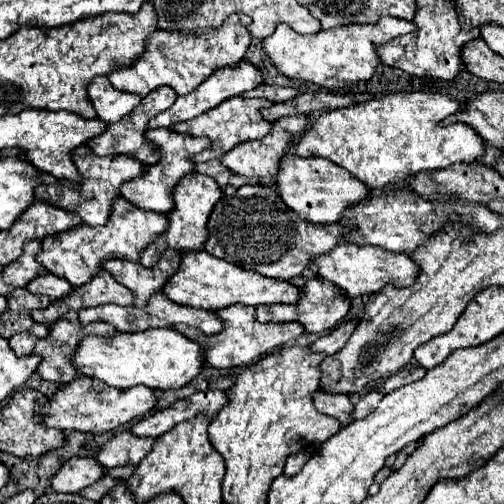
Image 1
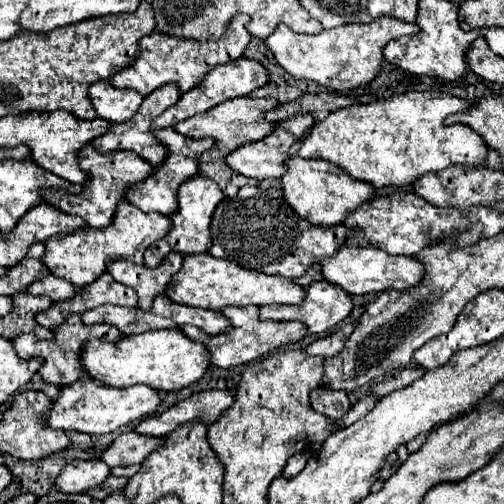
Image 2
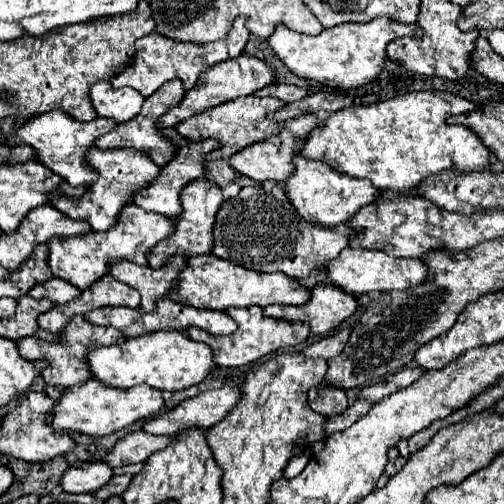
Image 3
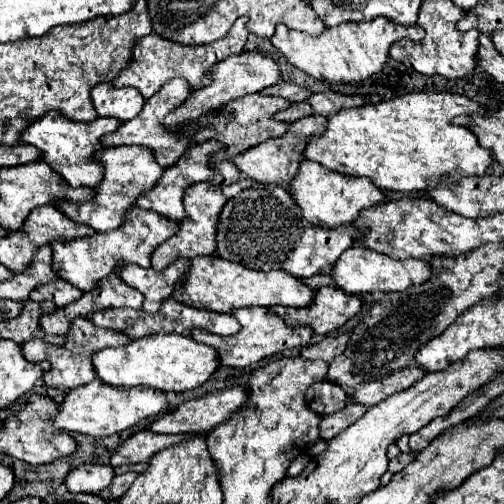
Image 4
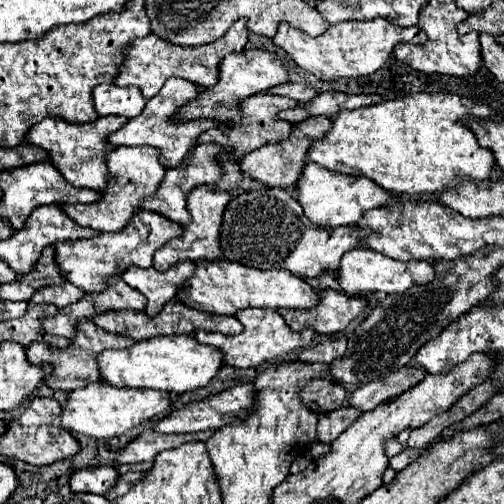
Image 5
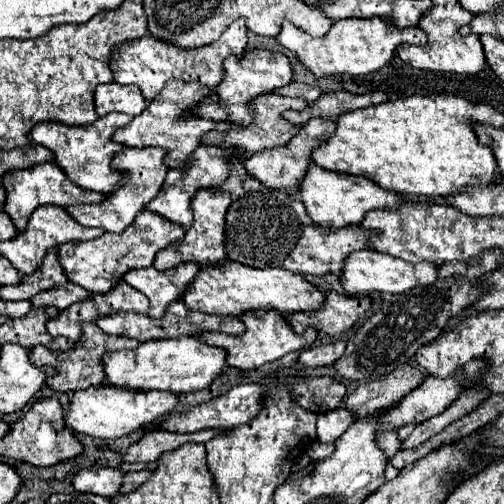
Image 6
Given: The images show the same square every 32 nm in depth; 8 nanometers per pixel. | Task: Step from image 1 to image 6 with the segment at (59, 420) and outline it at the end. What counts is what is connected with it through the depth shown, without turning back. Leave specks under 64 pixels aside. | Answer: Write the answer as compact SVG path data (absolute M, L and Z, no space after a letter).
M104 384L74 392L70 408L64 414L64 420L68 428L72 428L74 432L104 440L116 440L132 432L138 432L140 428L152 424L158 416L168 416L172 410L176 410L178 402L180 402L178 396L172 392L132 392Z

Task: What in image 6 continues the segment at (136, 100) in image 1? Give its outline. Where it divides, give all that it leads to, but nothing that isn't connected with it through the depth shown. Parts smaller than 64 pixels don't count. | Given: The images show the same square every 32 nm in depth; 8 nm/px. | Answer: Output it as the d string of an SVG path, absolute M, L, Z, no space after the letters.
M116 82L100 84L94 94L96 114L106 116L110 112L126 112L130 116L138 116L146 108L146 100L136 86L120 86Z

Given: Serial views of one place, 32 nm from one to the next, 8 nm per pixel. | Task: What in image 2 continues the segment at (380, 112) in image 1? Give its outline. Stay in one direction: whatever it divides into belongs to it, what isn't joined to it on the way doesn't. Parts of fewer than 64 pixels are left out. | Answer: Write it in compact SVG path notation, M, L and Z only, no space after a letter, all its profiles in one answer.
M406 92L406 94L396 94L388 100L376 100L372 104L356 104L348 106L344 110L336 110L328 114L324 120L316 122L314 128L308 132L308 136L302 142L300 156L302 158L322 158L332 162L334 166L342 168L356 180L370 182L374 188L384 188L384 186L396 186L396 188L408 188L412 186L418 178L422 178L428 172L440 172L452 164L458 166L470 166L478 168L486 164L488 148L472 128L464 124L452 124L446 126L444 118L456 112L464 112L472 108L468 100L456 98L446 92Z

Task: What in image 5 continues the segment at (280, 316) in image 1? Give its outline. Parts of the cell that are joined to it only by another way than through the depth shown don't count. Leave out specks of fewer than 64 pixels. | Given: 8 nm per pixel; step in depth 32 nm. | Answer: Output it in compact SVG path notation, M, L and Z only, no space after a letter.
M322 290L318 308L300 312L300 310L284 310L282 316L292 330L300 330L300 326L310 326L320 334L340 334L352 320L358 318L368 306L364 296L348 296L336 290Z

